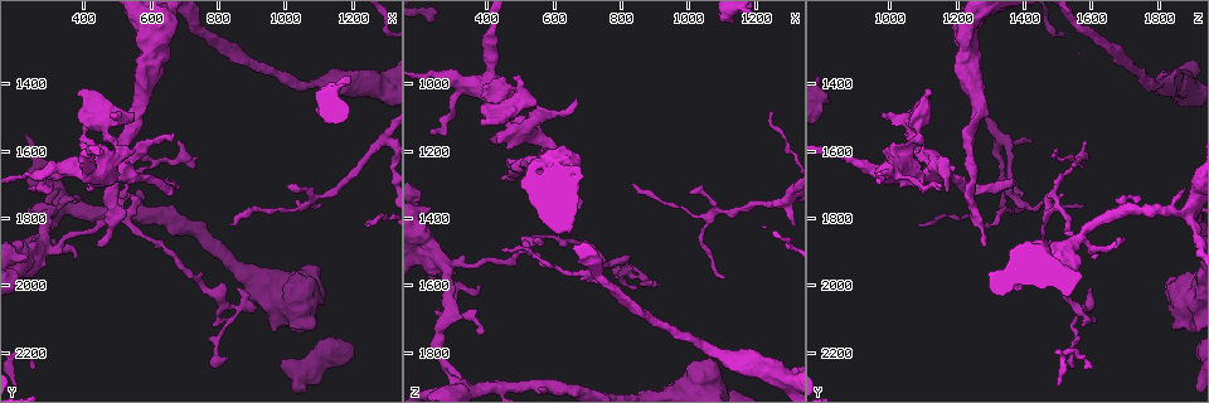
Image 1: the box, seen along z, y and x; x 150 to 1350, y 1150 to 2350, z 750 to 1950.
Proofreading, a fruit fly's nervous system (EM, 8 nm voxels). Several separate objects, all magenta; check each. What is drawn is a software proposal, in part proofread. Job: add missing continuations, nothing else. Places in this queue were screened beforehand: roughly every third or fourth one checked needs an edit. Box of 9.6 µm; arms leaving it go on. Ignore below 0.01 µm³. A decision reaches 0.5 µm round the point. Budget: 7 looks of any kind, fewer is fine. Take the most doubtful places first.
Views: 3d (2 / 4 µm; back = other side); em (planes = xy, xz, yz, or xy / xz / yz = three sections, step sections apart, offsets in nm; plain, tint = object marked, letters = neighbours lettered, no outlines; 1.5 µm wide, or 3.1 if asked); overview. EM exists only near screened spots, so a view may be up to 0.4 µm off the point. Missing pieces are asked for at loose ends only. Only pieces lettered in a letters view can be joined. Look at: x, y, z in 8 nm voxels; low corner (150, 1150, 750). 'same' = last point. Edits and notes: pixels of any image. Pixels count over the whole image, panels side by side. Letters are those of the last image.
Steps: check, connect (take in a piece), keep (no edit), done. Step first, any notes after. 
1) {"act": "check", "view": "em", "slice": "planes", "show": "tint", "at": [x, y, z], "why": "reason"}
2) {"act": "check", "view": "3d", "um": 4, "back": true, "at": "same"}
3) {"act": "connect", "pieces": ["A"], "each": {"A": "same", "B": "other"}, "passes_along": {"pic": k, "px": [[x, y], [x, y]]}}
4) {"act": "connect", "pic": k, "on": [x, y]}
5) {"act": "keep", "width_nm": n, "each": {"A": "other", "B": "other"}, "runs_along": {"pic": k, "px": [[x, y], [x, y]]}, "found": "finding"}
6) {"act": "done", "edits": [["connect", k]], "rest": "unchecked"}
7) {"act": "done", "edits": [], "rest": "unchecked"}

{"act": "check", "view": "em", "slice": "xz", "step": 8, "show": "letters", "at": [440, 1880, 1280], "why": "free end"}

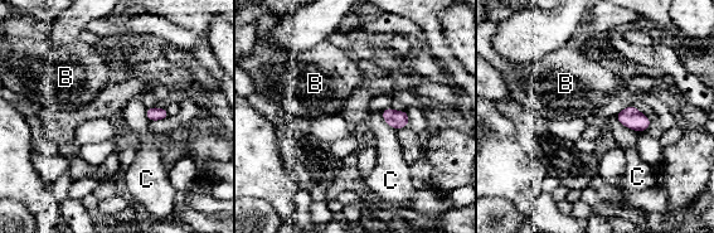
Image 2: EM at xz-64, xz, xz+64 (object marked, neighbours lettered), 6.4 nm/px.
{"act": "check", "view": "em", "slice": "xy", "step": 4, "show": "letters", "at": "same", "why": "cut it another way"}

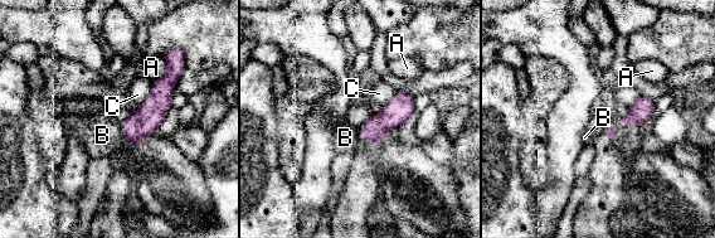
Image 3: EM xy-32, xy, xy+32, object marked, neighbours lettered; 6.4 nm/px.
{"act": "keep", "each": {"A": "other", "B": "other", "C": "other"}, "border": {"pic": 3, "px": [[120, 122], [122, 135], [140, 144]]}, "found": "no lettered piece goes on from it"}

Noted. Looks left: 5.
{"act": "check", "view": "em", "slice": "planes", "show": "letters", "at": [290, 1720, 1860], "why": "free end"}

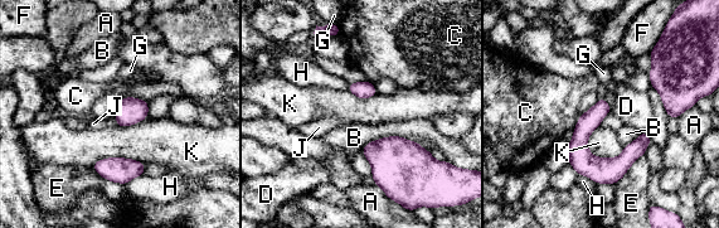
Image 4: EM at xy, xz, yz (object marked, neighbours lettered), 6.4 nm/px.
{"act": "keep", "each": {"A": "other", "B": "other", "C": "other", "D": "other", "E": "other", "F": "other", "G": "other", "H": "other", "J": "other", "K": "other"}, "found": "none of them fits"}

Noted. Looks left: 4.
{"act": "check", "view": "3d", "um": 2, "at": [500, 1490, 980]}

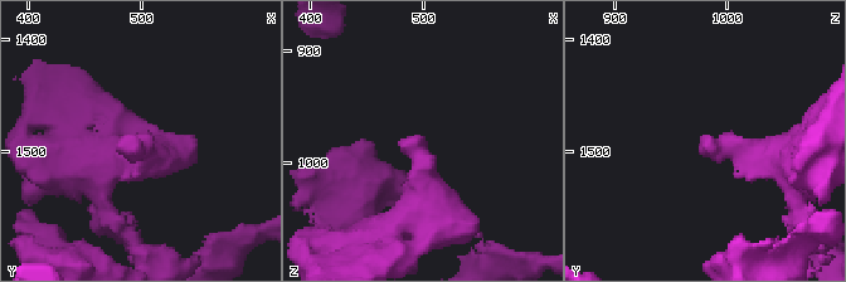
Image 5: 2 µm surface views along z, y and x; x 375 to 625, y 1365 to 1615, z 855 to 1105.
{"act": "check", "view": "em", "slice": "planes", "show": "letters", "at": [496, 1490, 976], "why": "shape alone is not enough"}

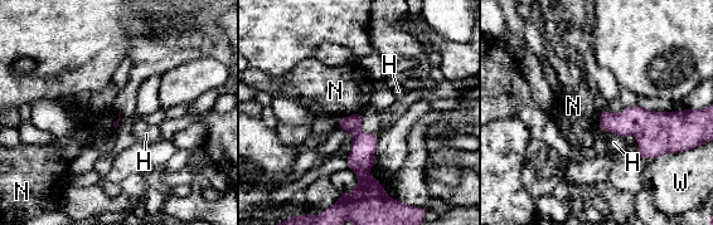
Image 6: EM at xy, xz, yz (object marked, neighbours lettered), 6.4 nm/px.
{"act": "keep", "each": {"H": "other", "N": "other", "W": "other"}, "found": "no lettered piece goes on from it"}

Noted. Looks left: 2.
{"act": "done", "edits": [], "rest": "unchecked"}

